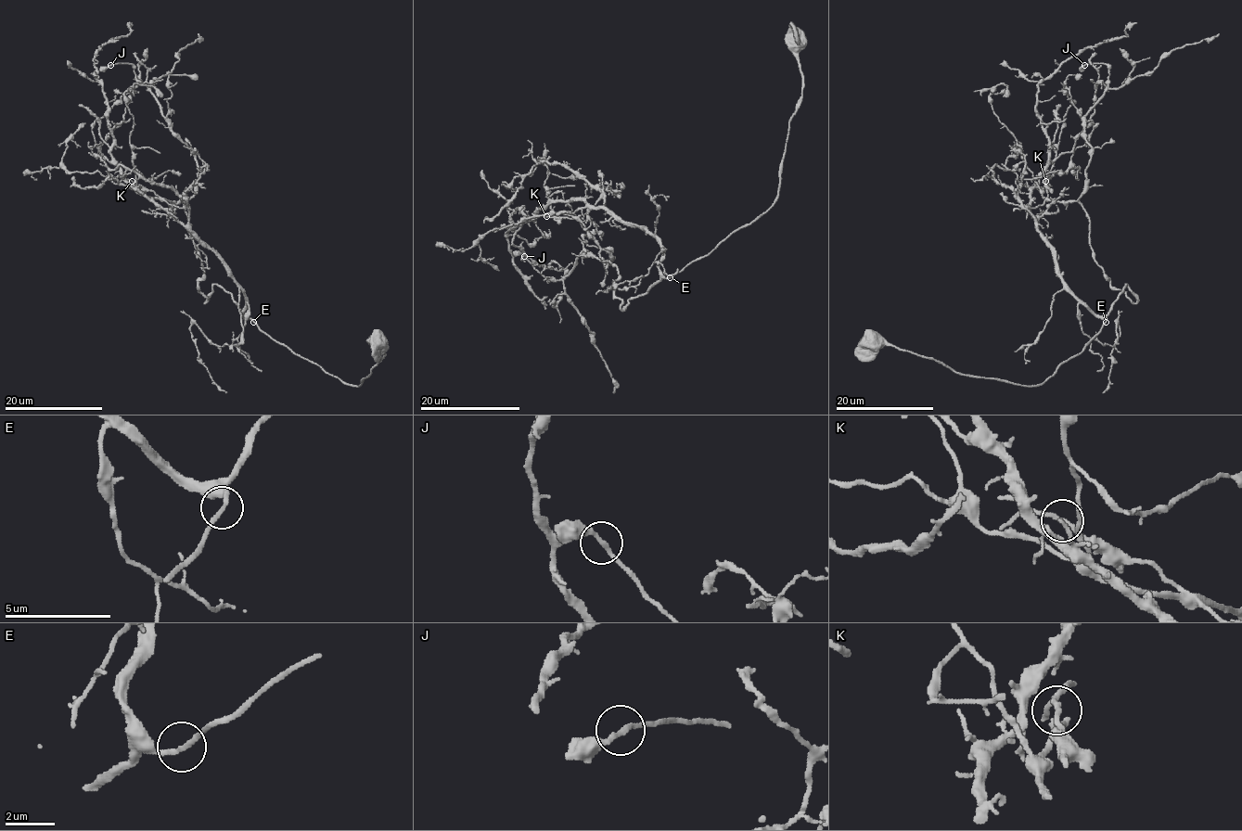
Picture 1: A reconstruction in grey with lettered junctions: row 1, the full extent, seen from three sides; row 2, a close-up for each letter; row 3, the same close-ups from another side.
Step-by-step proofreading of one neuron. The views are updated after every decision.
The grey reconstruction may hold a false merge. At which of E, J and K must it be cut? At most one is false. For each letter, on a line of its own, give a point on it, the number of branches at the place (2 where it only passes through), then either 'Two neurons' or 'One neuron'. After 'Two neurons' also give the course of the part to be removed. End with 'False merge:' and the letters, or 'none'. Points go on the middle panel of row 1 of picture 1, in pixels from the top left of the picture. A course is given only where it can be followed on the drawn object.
E: Place: (670, 277). Branches: 2. One neuron
J: Place: (524, 256). Branches: 2. One neuron
K: Place: (546, 216). Branches: 2. One neuron
False merge: none

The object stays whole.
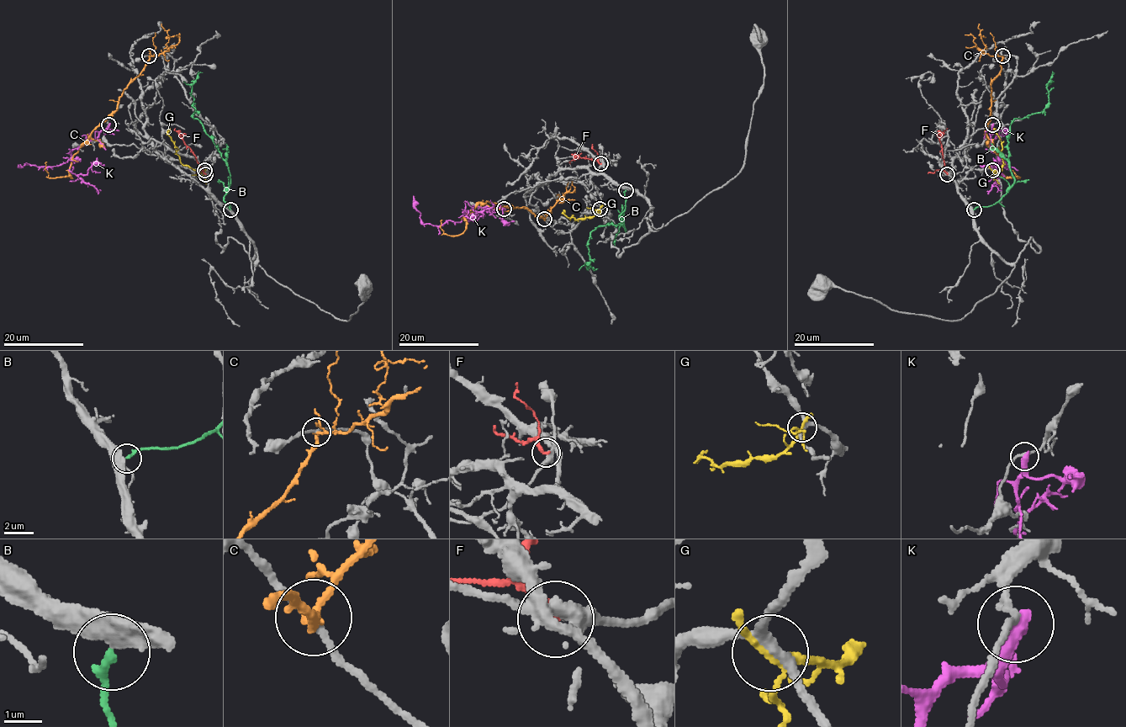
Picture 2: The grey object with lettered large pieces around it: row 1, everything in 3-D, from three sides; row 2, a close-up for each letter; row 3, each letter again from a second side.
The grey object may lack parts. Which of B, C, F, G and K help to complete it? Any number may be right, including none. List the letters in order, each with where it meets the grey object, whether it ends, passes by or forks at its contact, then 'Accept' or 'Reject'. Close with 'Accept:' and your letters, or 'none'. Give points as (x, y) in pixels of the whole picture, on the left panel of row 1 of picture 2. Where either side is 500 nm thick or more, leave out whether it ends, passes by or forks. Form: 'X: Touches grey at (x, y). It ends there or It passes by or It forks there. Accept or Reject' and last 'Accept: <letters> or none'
B: Touches grey at (230, 209). It ends there. Accept
C: Touches grey at (149, 55). It passes by. Reject
F: Touches grey at (205, 174). It ends there. Reject
G: Touches grey at (204, 170). It forks there. Reject
K: Touches grey at (108, 124). It ends there. Reject
Accept: B

